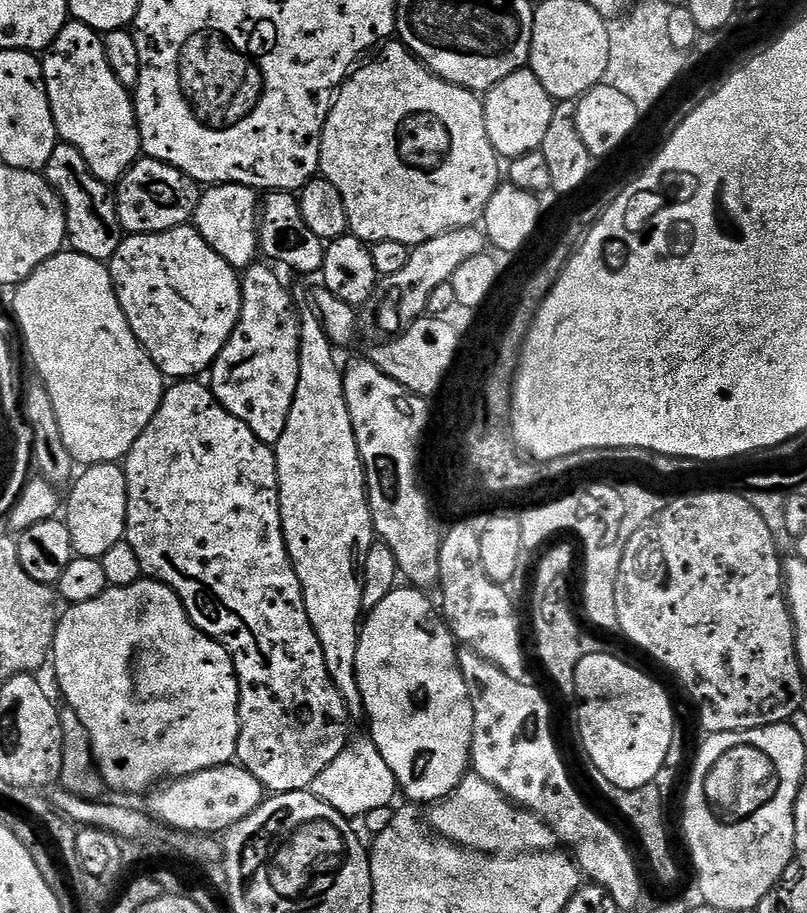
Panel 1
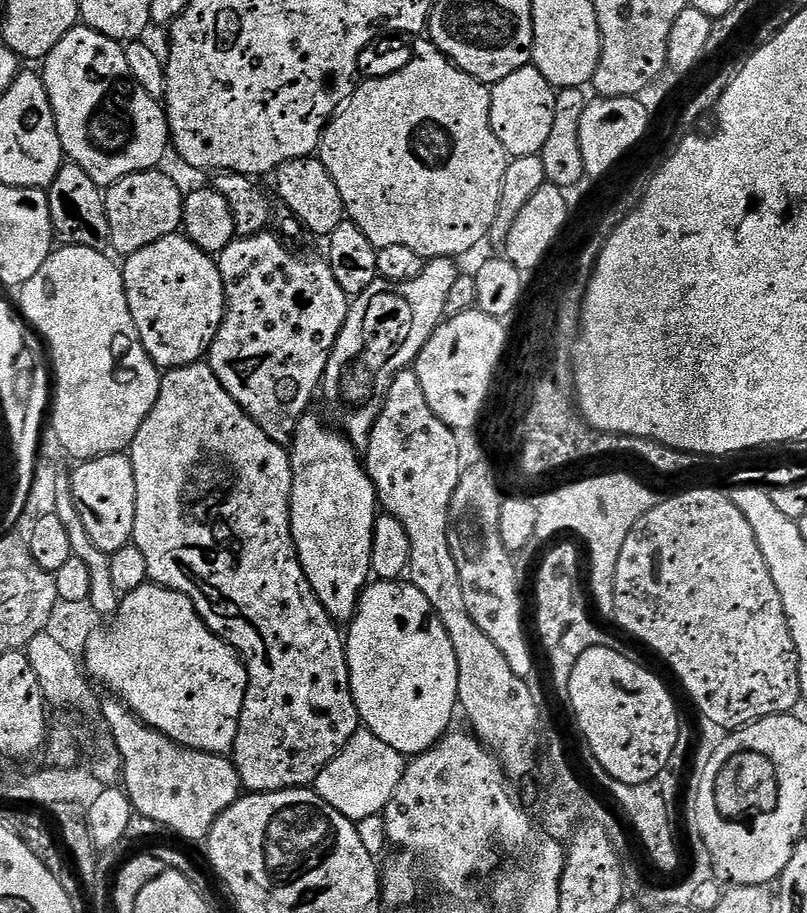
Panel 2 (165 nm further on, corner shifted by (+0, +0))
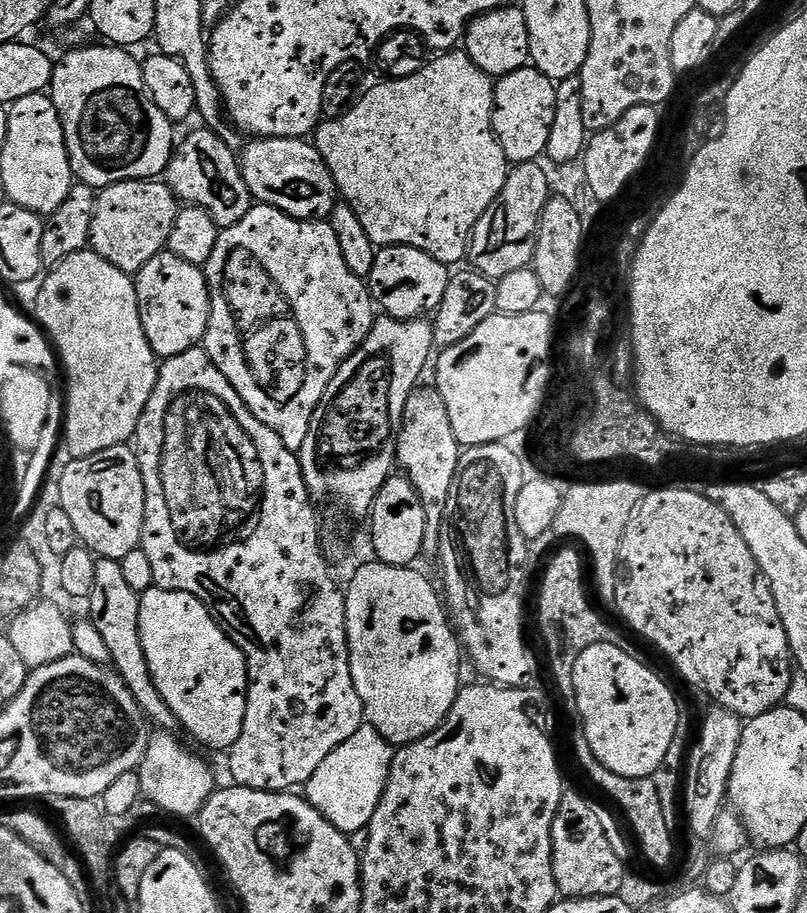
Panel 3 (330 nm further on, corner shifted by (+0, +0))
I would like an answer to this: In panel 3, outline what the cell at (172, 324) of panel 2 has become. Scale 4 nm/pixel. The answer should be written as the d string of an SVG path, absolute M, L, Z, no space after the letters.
M165 250L150 258L150 262L135 273L134 283L142 330L146 330L146 338L157 357L177 356L203 341L210 318L210 294L201 265L182 262L182 258Z

